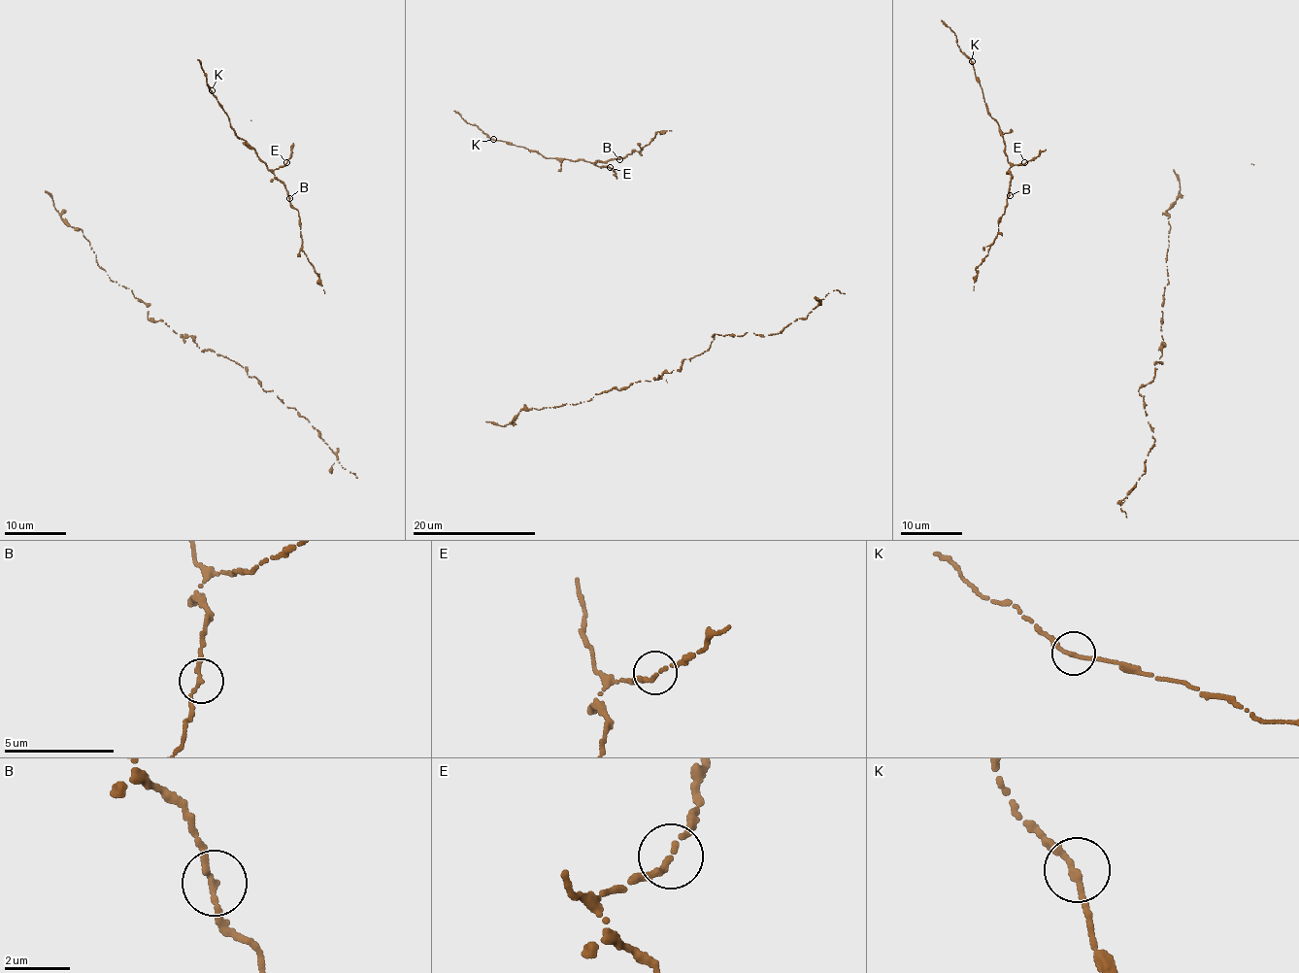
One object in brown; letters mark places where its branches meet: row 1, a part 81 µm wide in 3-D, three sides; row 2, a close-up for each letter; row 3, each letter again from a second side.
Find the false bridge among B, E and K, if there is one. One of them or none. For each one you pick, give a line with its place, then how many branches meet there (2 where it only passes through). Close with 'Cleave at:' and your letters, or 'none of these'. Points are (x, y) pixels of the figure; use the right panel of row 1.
Cleave at: none of these

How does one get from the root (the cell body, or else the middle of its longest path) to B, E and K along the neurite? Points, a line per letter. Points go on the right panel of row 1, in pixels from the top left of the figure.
B: (974, 289), (976, 270), (997, 235), (998, 218), (1005, 212), (1009, 195)
E: (974, 289), (976, 270), (997, 235), (998, 218), (1005, 212), (1011, 180), (1010, 169), (1024, 162)
K: (974, 289), (977, 268), (997, 235), (998, 218), (1005, 212), (1012, 176), (1005, 141), (988, 113), (972, 61)

